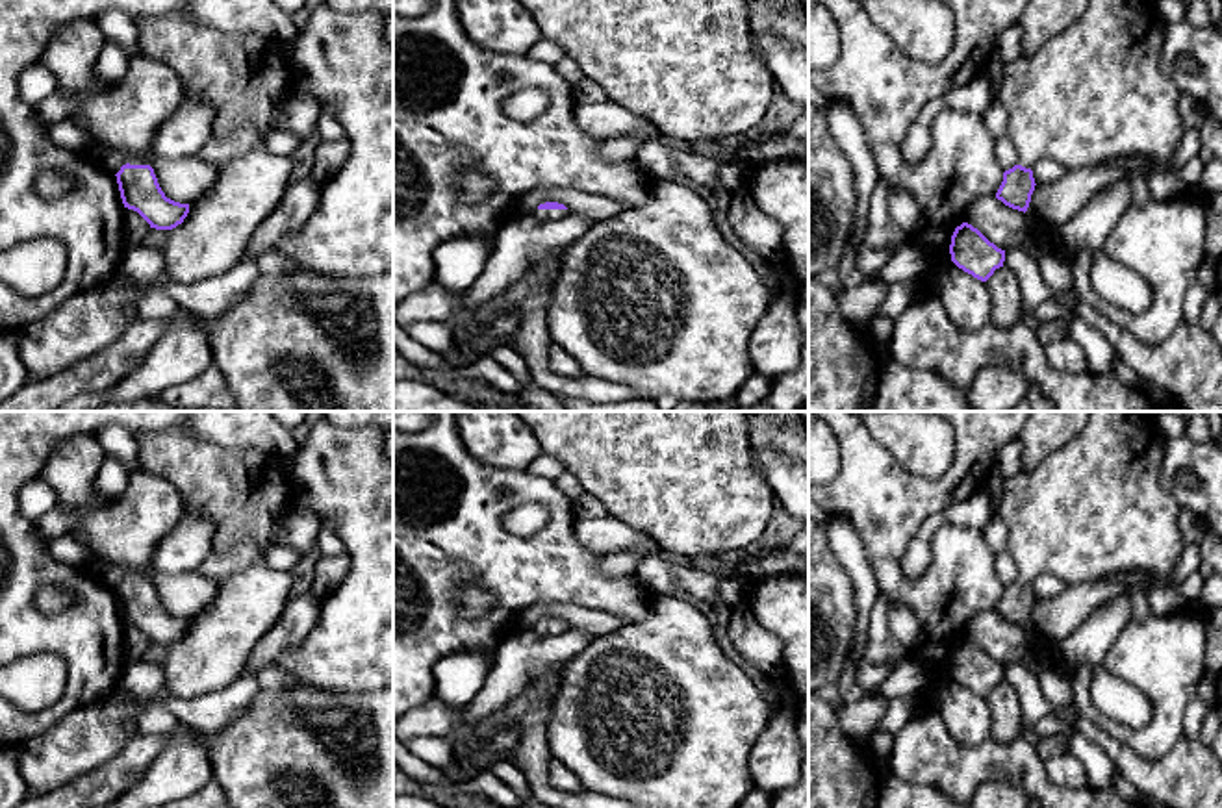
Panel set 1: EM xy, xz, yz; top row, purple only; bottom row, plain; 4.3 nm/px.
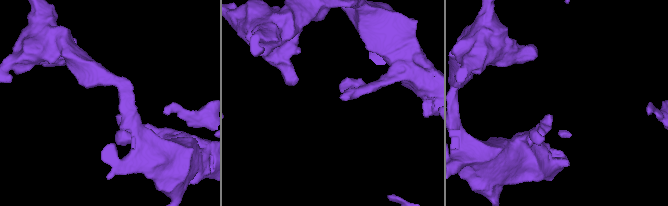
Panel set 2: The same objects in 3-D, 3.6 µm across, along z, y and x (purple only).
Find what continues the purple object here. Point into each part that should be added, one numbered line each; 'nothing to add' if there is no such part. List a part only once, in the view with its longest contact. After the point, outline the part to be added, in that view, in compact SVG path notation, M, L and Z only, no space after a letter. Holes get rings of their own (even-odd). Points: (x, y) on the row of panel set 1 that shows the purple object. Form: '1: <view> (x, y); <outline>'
1: xz (546, 215); M536 209L532 215L541 222L554 222L567 215L567 209Z

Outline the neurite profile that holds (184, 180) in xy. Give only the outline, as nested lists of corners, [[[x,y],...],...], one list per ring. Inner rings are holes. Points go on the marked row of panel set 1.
[[[150,148],[148,165],[167,198],[191,204],[204,196],[217,180],[217,169],[193,158],[159,158]]]

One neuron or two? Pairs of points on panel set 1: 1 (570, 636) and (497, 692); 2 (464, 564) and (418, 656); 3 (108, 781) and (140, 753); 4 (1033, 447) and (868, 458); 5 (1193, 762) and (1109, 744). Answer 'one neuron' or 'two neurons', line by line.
1: one neuron
2: one neuron
3: one neuron
4: two neurons
5: one neuron

